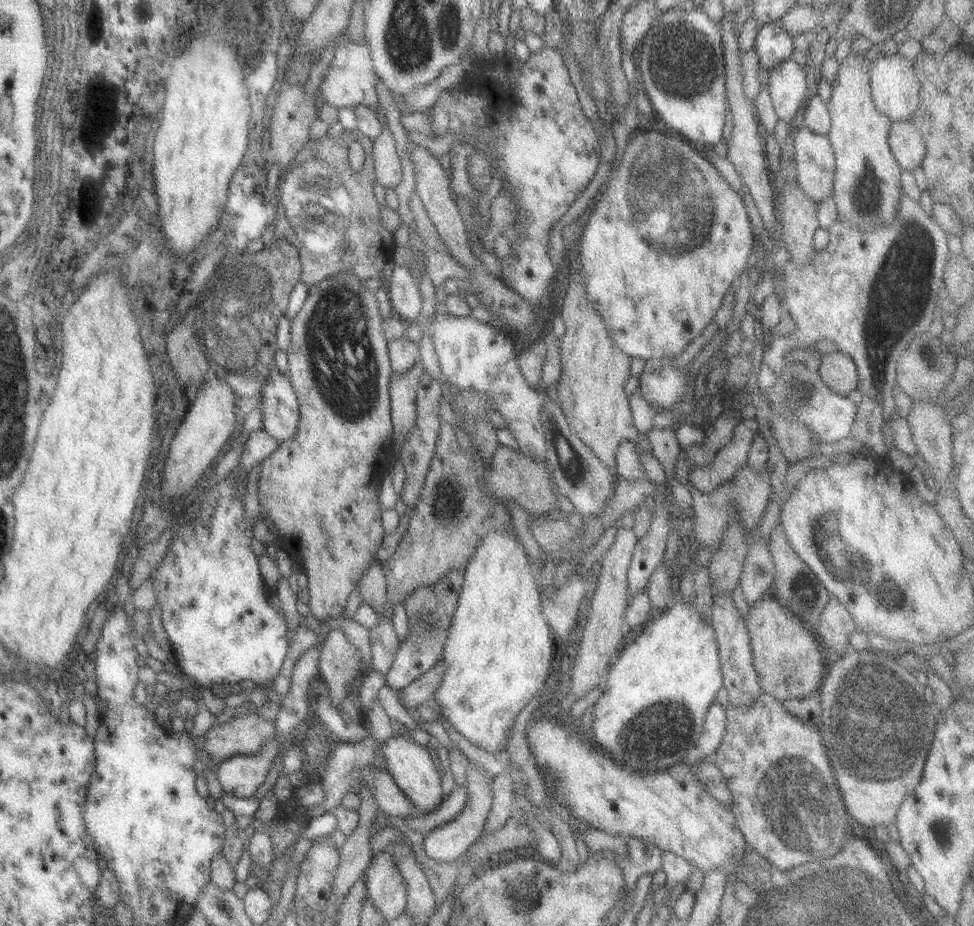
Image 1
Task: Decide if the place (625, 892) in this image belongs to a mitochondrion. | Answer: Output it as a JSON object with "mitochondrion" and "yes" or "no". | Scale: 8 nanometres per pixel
{"mitochondrion":"no"}

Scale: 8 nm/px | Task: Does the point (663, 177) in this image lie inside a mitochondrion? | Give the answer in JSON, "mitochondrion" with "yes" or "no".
{"mitochondrion":"yes"}

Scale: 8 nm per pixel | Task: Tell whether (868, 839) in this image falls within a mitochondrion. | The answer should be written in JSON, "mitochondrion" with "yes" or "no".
{"mitochondrion":"no"}

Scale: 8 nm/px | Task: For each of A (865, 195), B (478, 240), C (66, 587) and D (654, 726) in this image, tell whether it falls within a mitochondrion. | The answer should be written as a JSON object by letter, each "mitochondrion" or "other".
{"A":"mitochondrion","B":"other","C":"other","D":"mitochondrion"}

